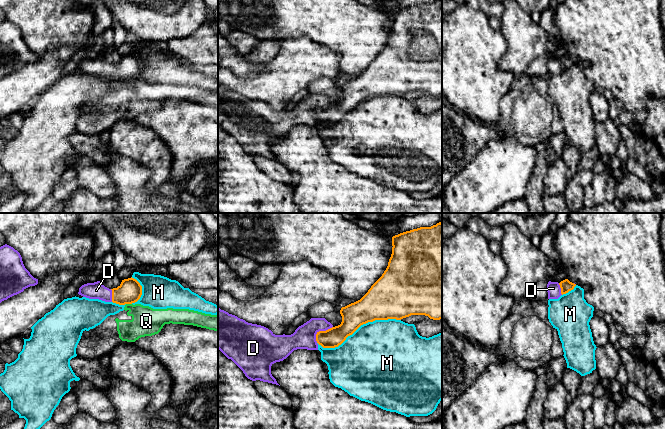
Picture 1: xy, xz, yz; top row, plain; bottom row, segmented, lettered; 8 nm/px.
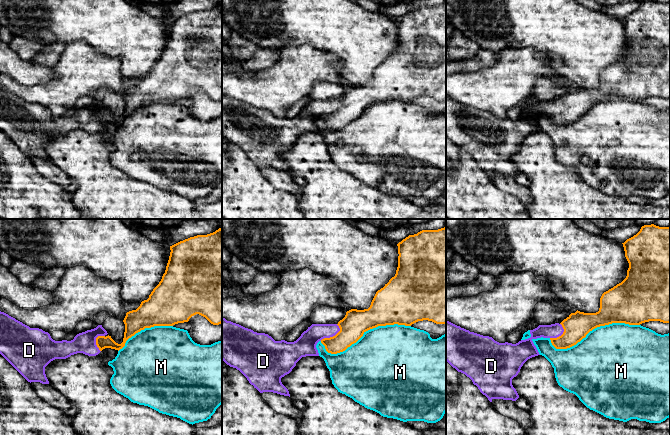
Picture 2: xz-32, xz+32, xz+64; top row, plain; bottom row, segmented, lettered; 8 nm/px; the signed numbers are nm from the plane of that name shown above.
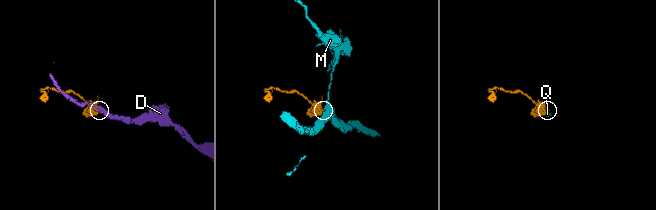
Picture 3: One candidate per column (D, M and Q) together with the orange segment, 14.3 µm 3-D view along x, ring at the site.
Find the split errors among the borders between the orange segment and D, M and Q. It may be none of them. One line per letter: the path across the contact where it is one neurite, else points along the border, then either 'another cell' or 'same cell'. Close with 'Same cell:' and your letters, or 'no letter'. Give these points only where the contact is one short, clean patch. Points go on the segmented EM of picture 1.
D: way xz (335, 336), (327, 336), (320, 331), (313, 331), (304, 337); same cell
M: another cell
Q: another cell
Same cell: D

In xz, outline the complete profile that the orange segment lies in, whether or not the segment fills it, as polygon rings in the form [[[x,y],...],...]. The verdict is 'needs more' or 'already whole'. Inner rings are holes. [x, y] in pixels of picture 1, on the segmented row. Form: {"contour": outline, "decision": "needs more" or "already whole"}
{"contour": [[[442,223],[395,235],[392,237],[392,246],[392,254],[382,276],[360,300],[341,308],[342,322],[340,325],[334,327],[325,318],[311,318],[291,335],[275,335],[264,326],[248,323],[218,308],[218,349],[228,359],[231,359],[248,379],[279,385],[271,374],[271,366],[286,359],[294,350],[318,350],[319,345],[323,348],[338,347],[361,325],[375,320],[401,320],[411,315],[425,315],[433,320],[442,319]]], "decision": "needs more"}

